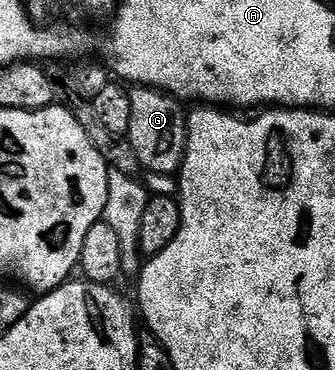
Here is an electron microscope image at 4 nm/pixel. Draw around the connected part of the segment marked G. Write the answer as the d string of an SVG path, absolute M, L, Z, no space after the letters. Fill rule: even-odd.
M148 87L130 88L129 98L131 99L131 127L127 138L135 149L140 168L145 171L150 169L153 173L176 174L185 158L187 135L189 134L189 119L186 106L169 93L162 93L159 89L150 89Z

